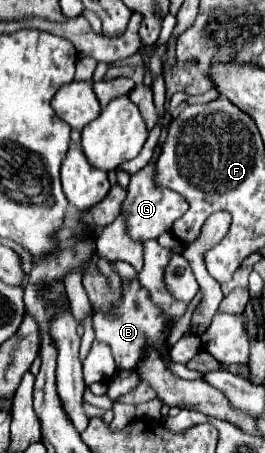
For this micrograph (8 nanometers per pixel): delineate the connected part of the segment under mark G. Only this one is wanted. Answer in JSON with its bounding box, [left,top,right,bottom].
[124,163,188,241]

